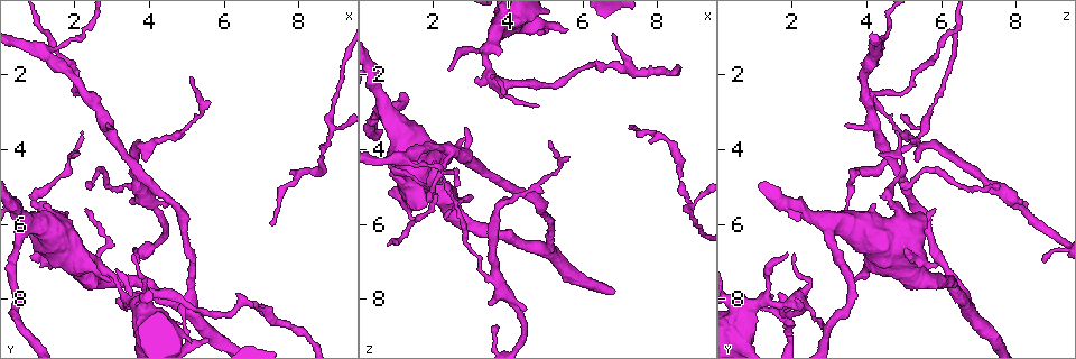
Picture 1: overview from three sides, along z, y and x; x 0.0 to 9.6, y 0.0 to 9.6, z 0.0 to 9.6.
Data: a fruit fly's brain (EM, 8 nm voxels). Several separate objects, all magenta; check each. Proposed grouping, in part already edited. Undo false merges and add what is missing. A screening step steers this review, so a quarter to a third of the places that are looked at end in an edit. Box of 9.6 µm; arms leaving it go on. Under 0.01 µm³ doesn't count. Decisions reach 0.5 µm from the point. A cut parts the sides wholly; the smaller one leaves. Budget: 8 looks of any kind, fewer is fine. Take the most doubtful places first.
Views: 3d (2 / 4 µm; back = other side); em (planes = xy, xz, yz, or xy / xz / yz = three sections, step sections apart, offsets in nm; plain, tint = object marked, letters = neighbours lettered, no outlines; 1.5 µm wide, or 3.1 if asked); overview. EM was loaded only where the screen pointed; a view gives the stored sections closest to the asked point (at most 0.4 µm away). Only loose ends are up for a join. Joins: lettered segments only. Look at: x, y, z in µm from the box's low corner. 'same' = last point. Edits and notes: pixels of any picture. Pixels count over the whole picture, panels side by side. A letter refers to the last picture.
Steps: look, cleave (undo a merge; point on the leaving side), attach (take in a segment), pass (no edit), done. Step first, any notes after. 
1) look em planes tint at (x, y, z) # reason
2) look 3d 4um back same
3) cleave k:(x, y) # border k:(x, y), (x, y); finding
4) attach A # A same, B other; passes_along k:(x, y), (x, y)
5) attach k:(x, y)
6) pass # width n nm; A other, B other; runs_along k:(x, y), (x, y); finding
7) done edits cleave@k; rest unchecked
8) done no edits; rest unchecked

look 3d 2um at (2.40, 6.70, 1.85) # an open end

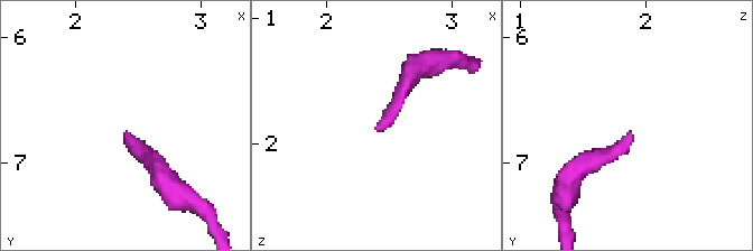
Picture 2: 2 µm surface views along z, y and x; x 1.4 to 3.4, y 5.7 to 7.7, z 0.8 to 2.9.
look em planes letters at (2.42, 6.72, 1.90) # now the EM

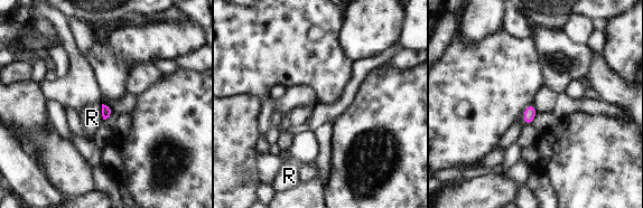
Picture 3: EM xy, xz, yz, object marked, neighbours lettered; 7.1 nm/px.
pass # longest_contact R 110 nm; R other; border 3:(101, 105), (103, 119); none of them fits

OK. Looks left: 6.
look em yz step 4 tint at (7.30, 5.95, 3.45) # branch stops here

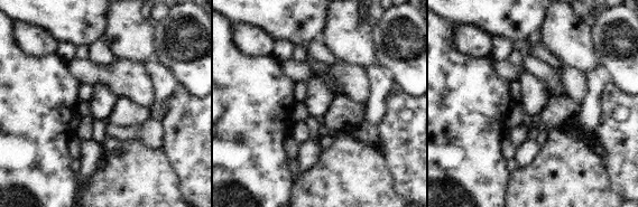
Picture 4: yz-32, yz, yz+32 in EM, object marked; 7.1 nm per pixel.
look em planes letters same # another direction

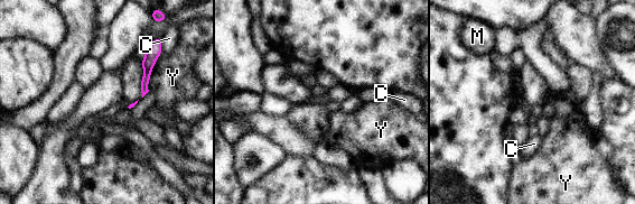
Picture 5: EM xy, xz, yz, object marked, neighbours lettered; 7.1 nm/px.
pass # C other, M other, Y other; border 5:(160, 37), (161, 54); none of them fits

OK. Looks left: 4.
look em xy step 4 letters at (2.50, 2.60, 4.05) # three arms meet

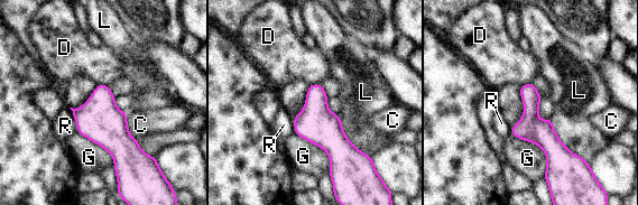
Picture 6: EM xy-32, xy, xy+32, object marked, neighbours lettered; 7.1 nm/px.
pass # width 150 nm; C other, D other, G other, L other, R other; runs_along 6:(525, 86), (552, 168); one cell here

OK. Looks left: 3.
look em xy step 8 letters at (1.05, 6.95, 5.15) # branch stops here

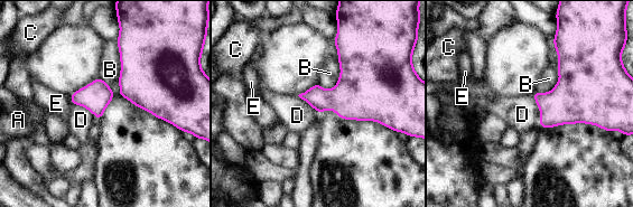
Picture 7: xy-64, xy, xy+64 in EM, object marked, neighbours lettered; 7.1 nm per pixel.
pass # longest_contact B 240 nm; A other, B other, C other, D other, E other; no lettered segment goes on from it

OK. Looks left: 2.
done no edits; rest unchecked

